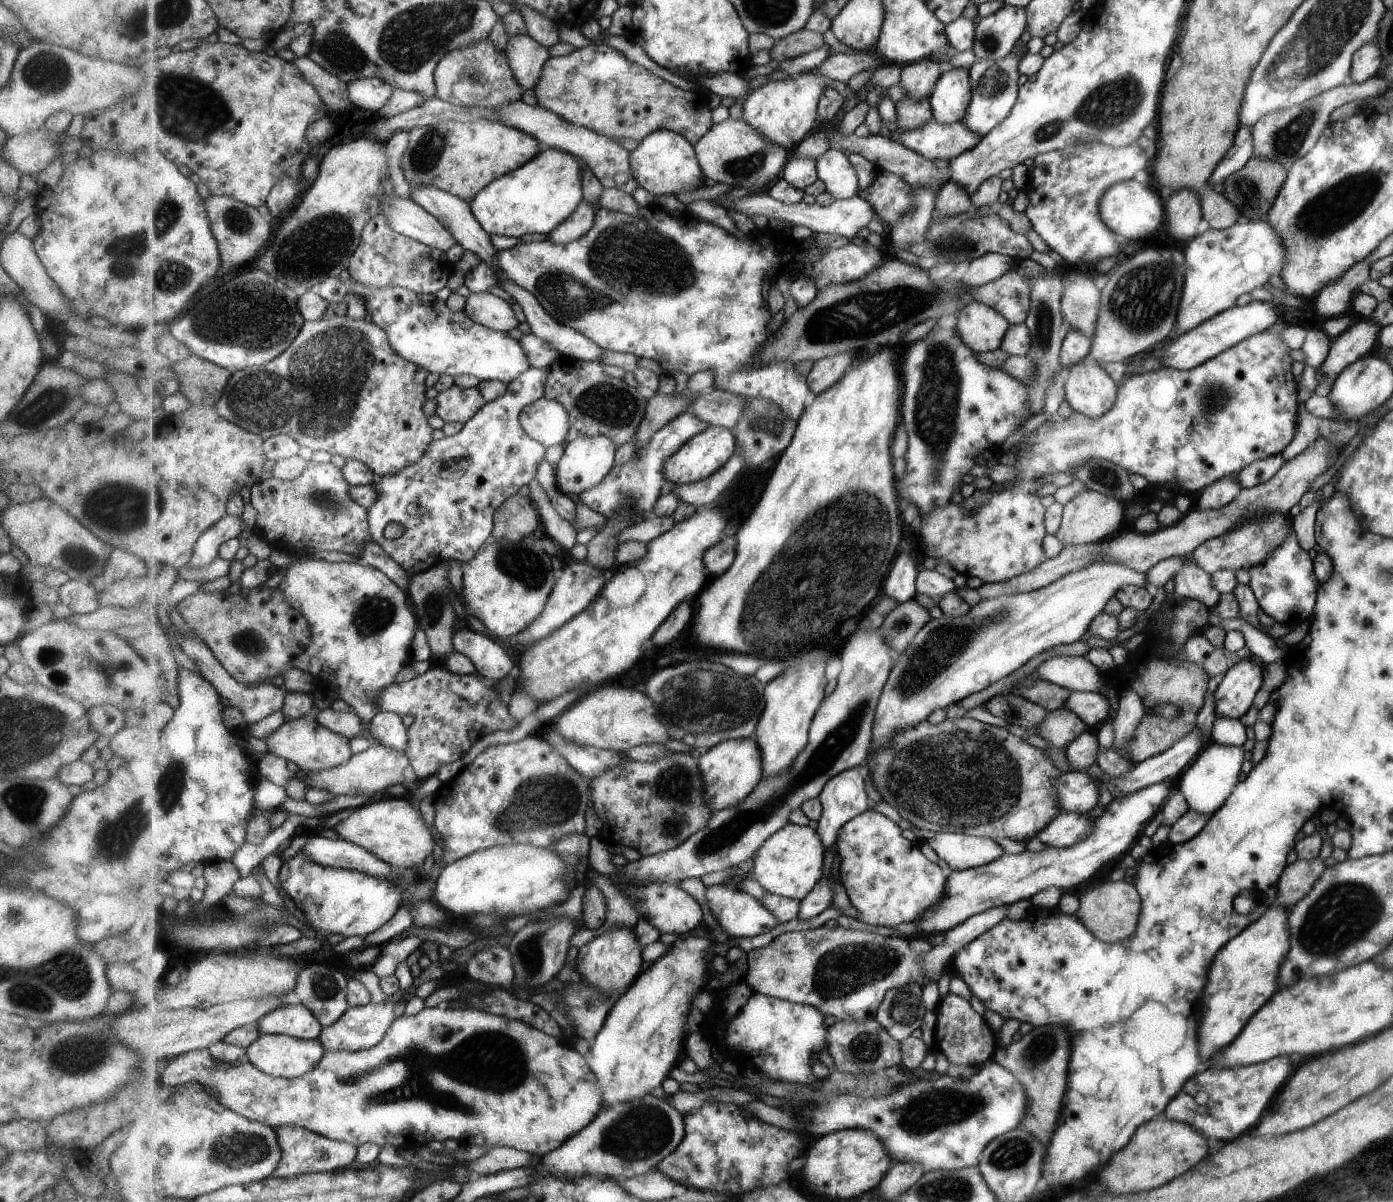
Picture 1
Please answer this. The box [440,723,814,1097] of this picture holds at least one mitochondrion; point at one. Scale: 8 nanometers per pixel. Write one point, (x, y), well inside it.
(547, 801)

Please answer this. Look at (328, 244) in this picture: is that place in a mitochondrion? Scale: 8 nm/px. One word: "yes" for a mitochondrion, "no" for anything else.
yes

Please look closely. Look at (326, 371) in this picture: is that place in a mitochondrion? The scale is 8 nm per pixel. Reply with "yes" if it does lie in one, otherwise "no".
yes

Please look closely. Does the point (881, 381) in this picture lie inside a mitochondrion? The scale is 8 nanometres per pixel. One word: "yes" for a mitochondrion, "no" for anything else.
no

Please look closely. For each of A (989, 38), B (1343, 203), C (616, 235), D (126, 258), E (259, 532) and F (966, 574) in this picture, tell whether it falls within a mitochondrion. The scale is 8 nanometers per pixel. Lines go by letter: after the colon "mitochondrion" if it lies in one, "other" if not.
A: mitochondrion
B: mitochondrion
C: mitochondrion
D: mitochondrion
E: other
F: other

